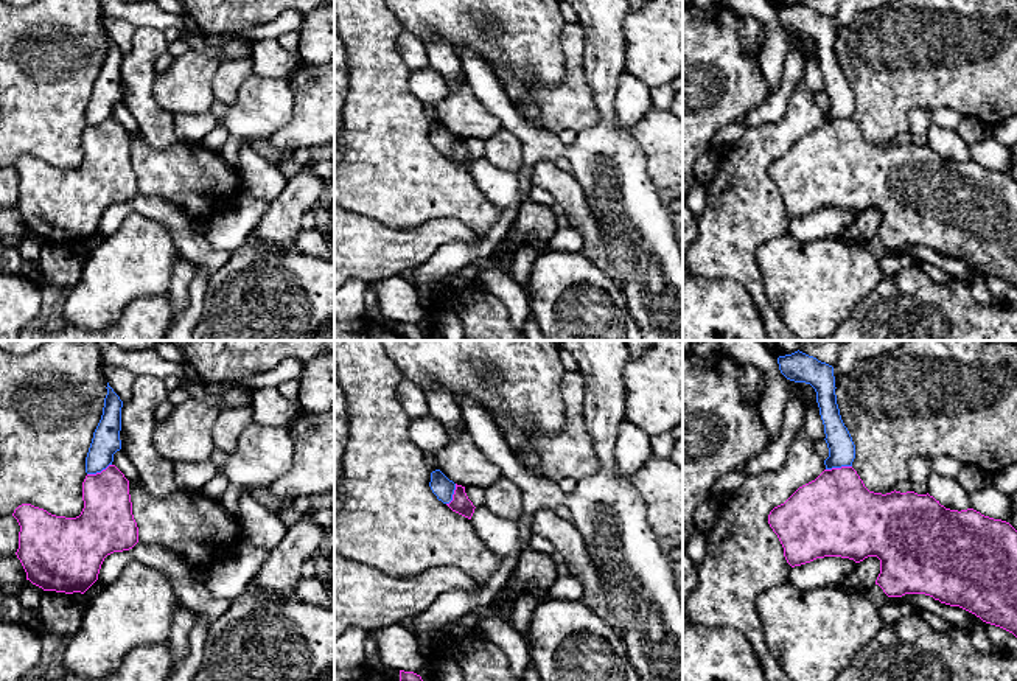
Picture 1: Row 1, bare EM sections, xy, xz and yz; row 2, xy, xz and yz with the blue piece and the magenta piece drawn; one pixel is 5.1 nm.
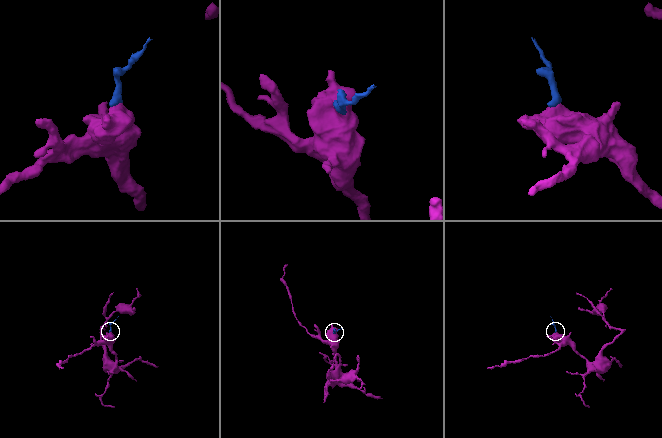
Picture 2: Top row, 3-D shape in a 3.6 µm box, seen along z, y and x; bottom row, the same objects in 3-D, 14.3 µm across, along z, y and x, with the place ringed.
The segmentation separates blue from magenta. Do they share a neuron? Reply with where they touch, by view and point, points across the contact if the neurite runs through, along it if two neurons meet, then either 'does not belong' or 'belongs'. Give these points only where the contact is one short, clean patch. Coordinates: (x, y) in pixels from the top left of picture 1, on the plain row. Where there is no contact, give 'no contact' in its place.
contact yz (838, 118); border yz (851, 117), (826, 122); does not belong

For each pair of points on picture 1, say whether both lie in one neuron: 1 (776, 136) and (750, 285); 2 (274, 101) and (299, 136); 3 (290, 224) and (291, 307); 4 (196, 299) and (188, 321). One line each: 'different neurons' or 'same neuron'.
1: same neuron
2: different neurons
3: different neurons
4: same neuron

